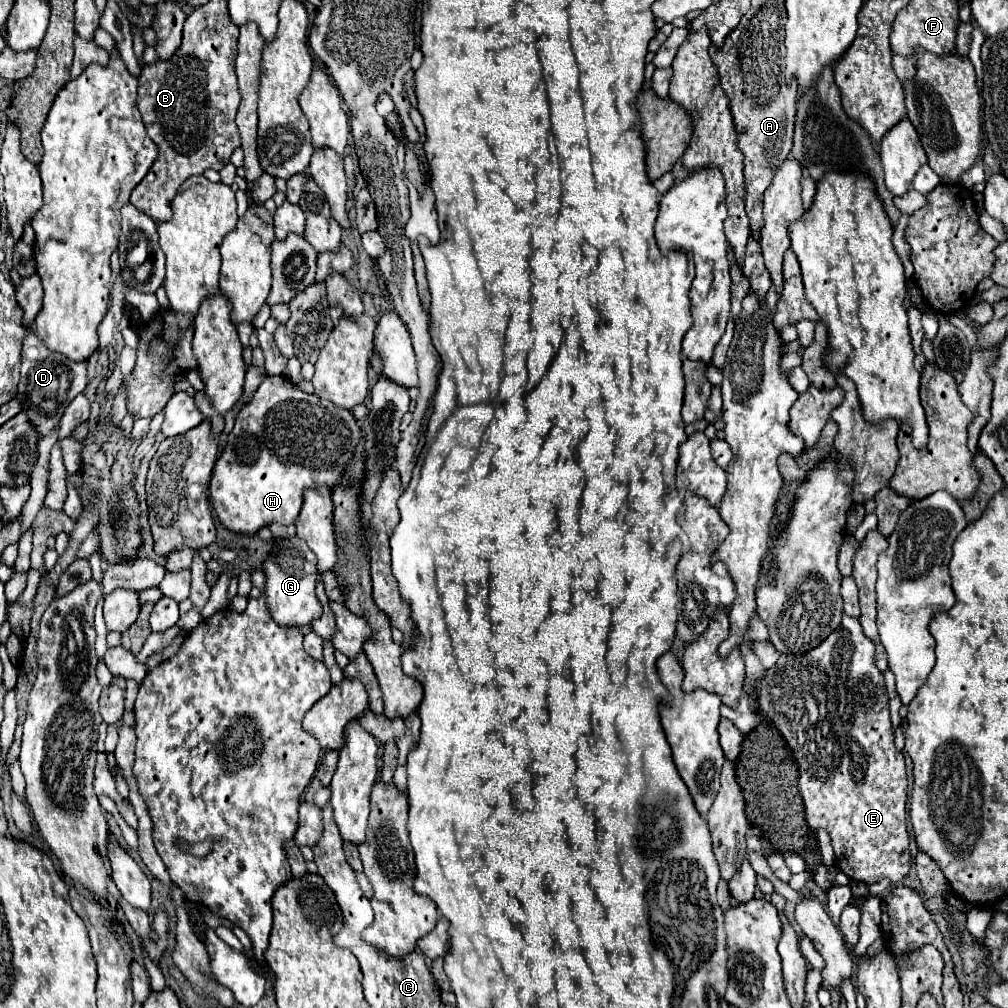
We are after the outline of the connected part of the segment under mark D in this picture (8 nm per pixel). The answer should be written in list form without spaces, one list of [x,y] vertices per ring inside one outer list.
[[[27,330],[21,350],[21,378],[19,378],[17,400],[21,402],[23,412],[27,412],[29,422],[33,424],[39,440],[59,426],[59,420],[67,404],[85,390],[87,386],[85,374],[87,374],[87,362],[73,362],[59,356],[59,352],[51,352],[31,330]]]

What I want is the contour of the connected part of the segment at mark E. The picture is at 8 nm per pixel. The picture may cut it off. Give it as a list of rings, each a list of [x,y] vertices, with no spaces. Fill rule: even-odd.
[[[843,614],[841,624],[837,630],[833,630],[819,646],[811,648],[809,652],[803,654],[781,654],[777,664],[773,668],[769,668],[761,680],[761,692],[759,692],[759,706],[763,716],[767,716],[775,728],[779,728],[779,732],[783,732],[783,738],[787,740],[789,748],[793,750],[793,756],[797,760],[799,766],[799,792],[803,796],[803,804],[805,804],[805,814],[807,814],[807,822],[813,830],[817,828],[825,828],[831,836],[831,846],[835,850],[835,864],[837,868],[847,874],[847,878],[855,880],[855,882],[863,882],[863,884],[873,884],[881,878],[891,878],[893,884],[901,882],[907,872],[909,872],[909,864],[911,864],[911,856],[909,856],[909,834],[907,834],[907,820],[905,820],[905,802],[907,802],[907,772],[905,772],[905,758],[903,752],[899,752],[893,744],[893,726],[891,726],[891,718],[889,718],[889,708],[887,708],[887,696],[885,696],[885,682],[883,682],[883,674],[877,670],[875,666],[875,646],[871,644],[871,640],[863,634],[863,628],[859,624],[859,618],[847,616]]]

